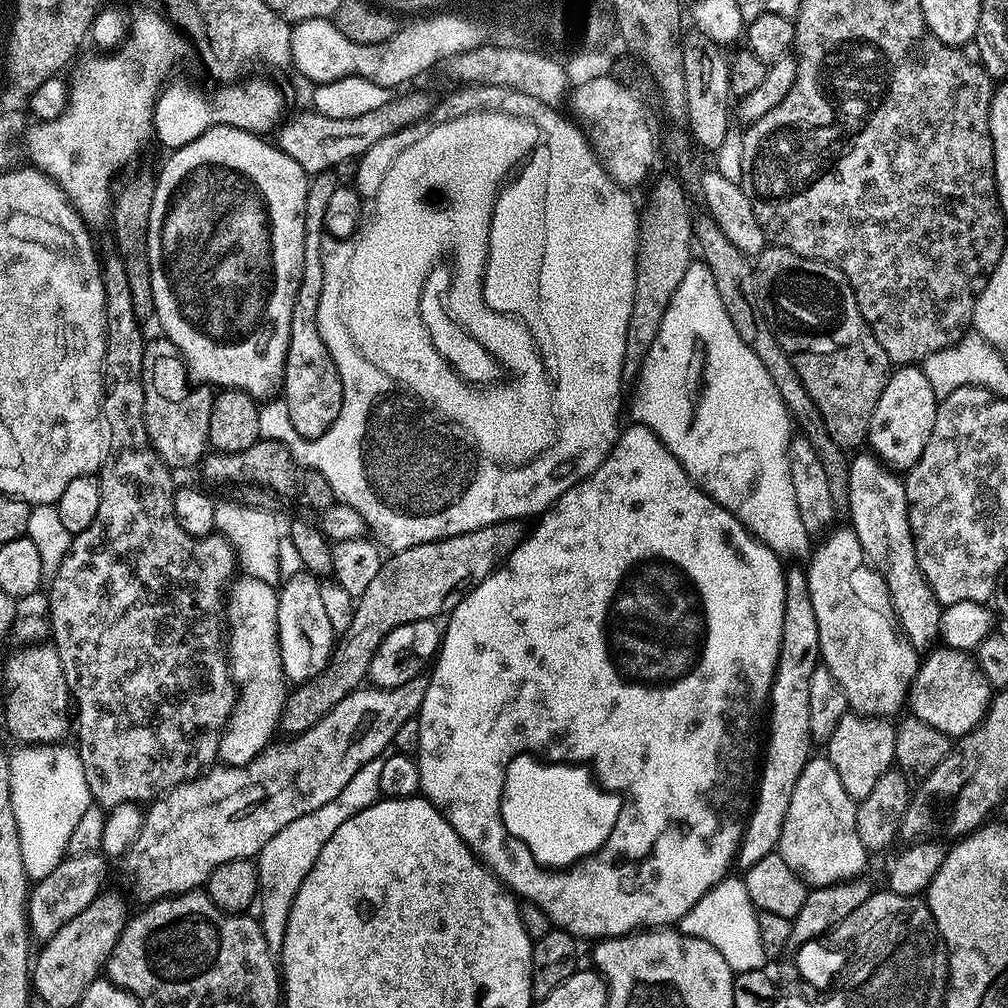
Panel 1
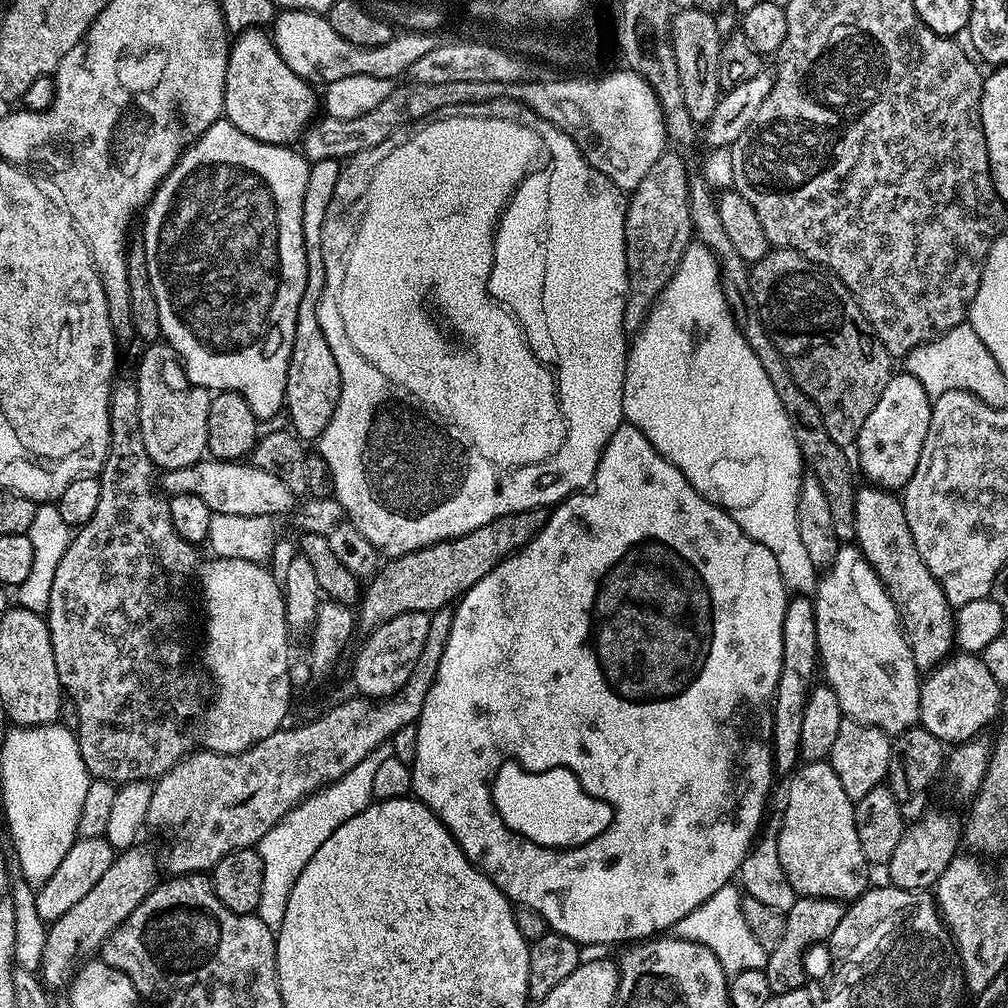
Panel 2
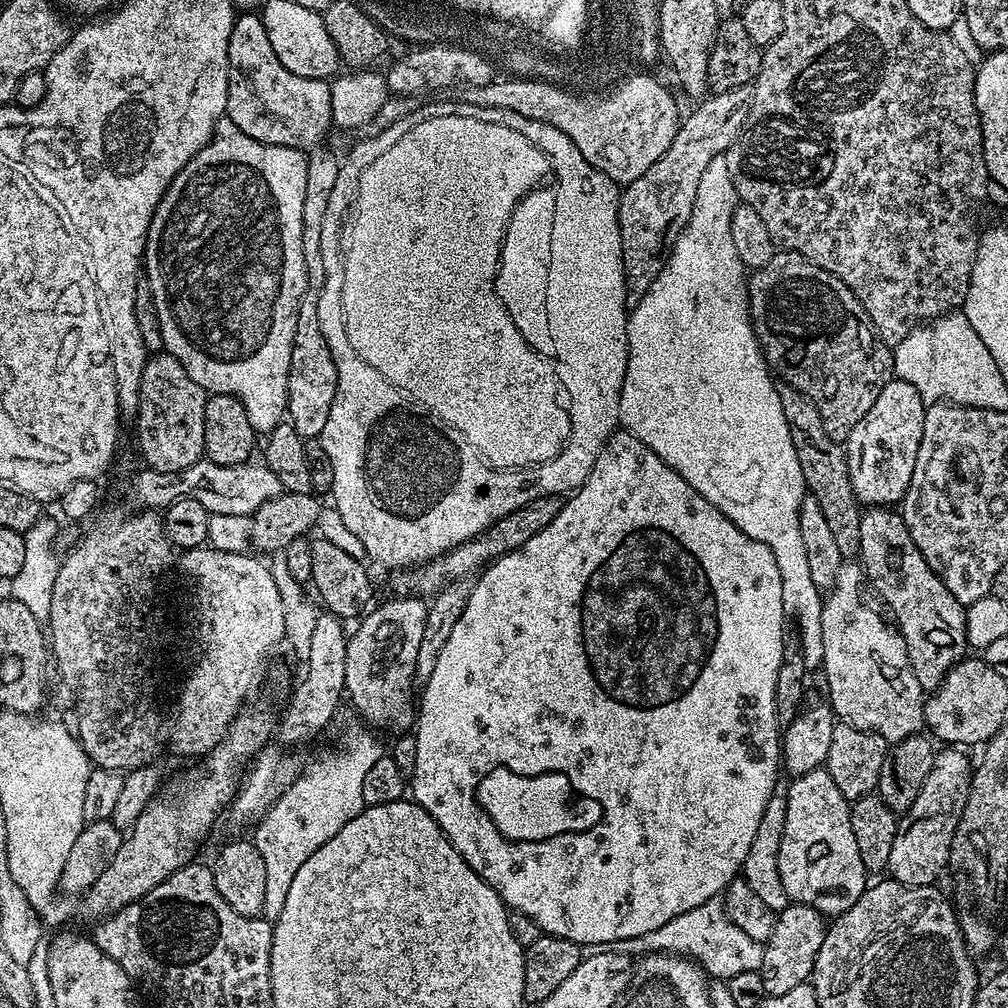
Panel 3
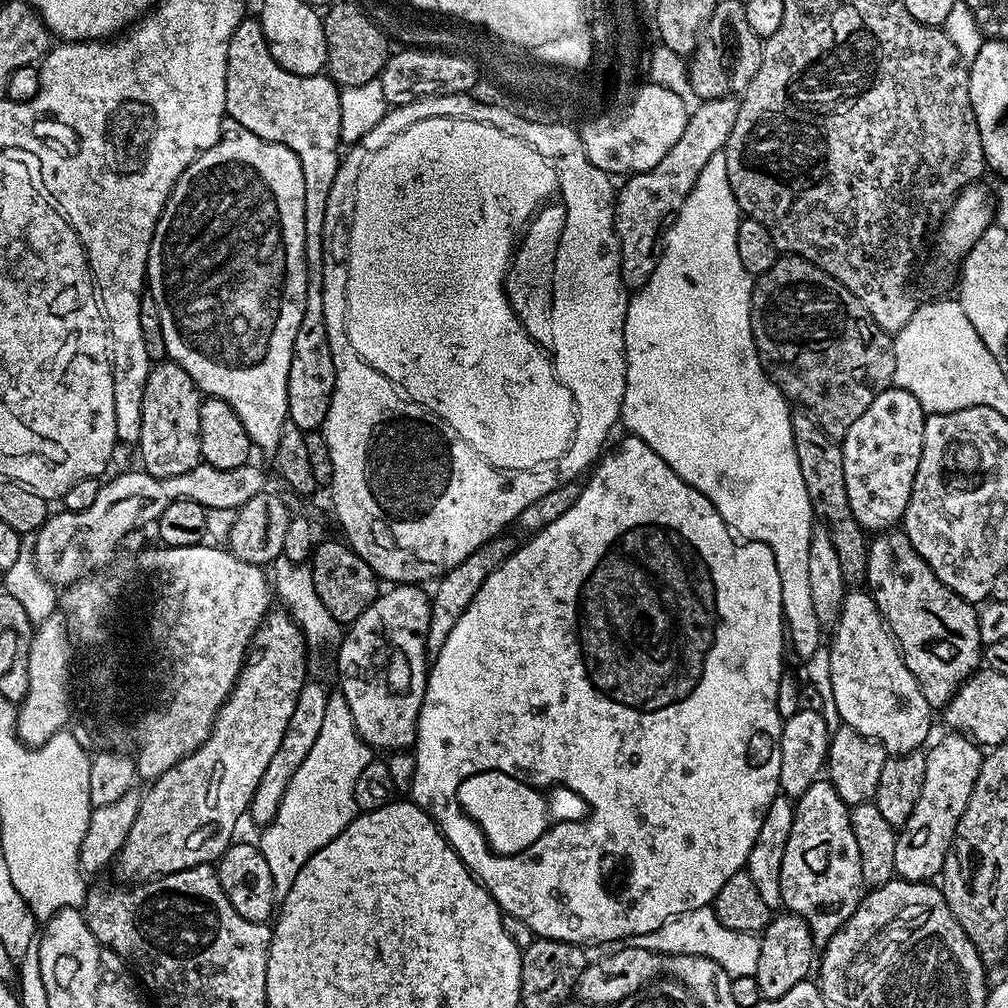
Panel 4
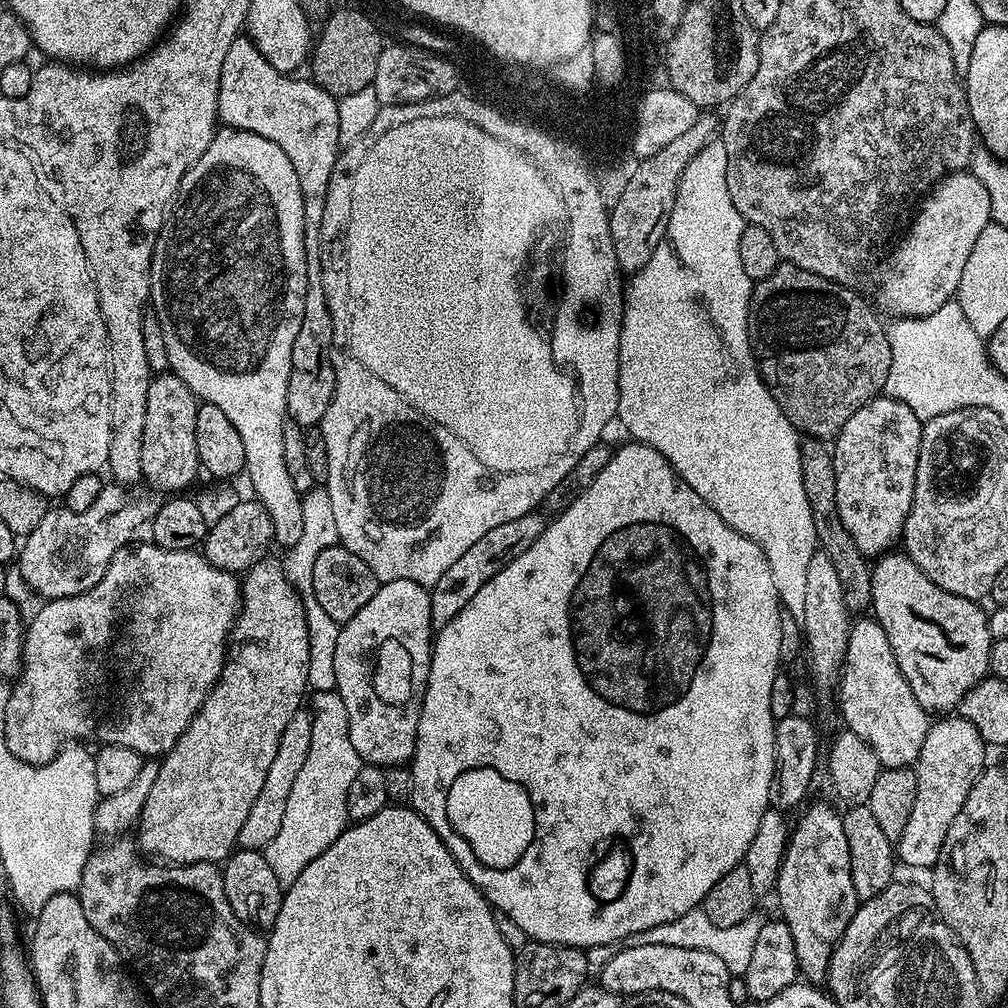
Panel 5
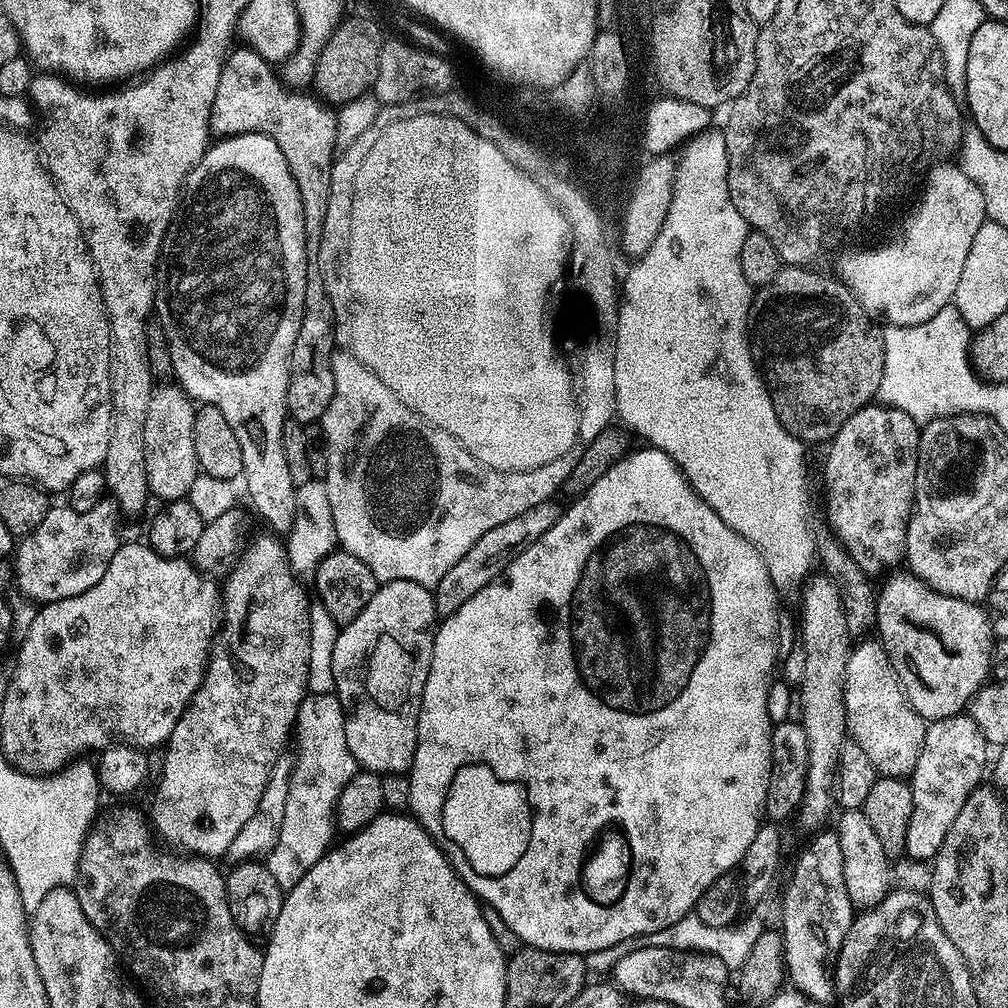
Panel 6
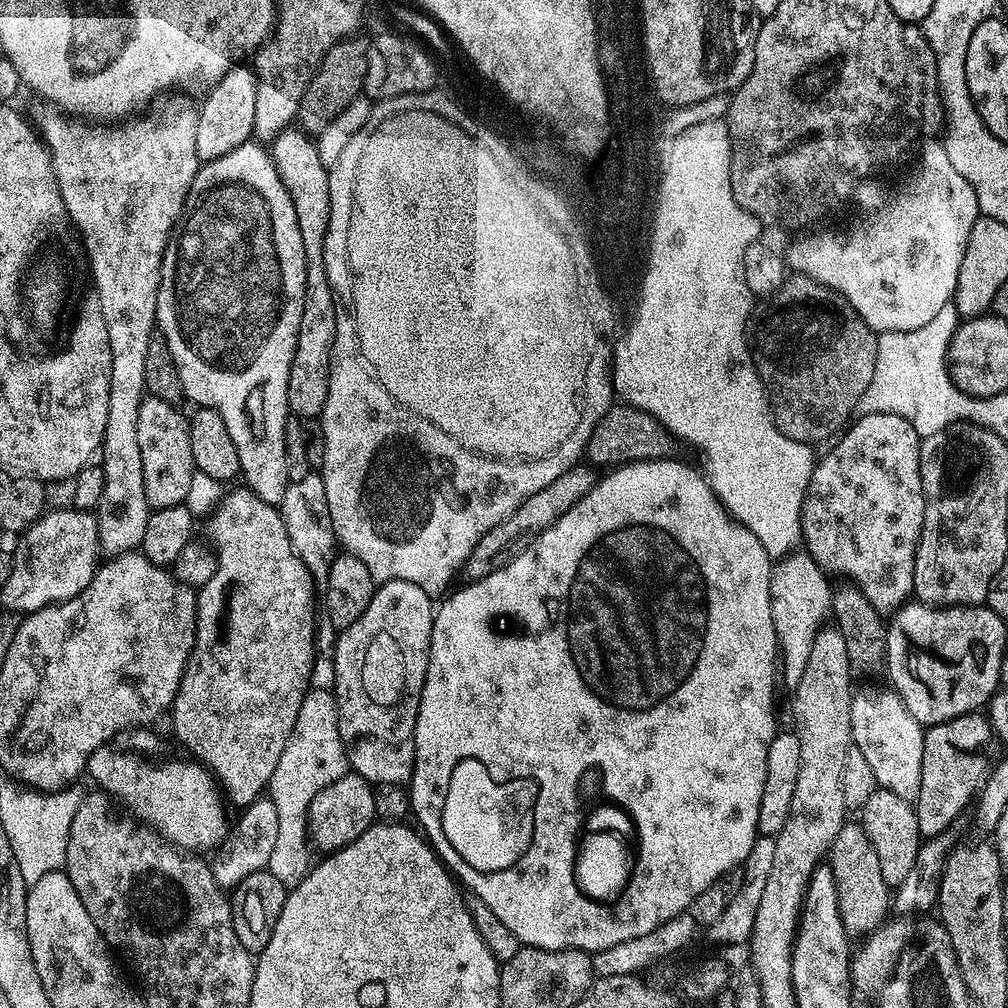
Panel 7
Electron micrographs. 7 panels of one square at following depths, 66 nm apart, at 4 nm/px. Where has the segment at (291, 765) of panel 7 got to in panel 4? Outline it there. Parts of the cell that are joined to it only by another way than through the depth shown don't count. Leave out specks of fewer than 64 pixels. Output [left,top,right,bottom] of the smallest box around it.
[258,690,370,902]

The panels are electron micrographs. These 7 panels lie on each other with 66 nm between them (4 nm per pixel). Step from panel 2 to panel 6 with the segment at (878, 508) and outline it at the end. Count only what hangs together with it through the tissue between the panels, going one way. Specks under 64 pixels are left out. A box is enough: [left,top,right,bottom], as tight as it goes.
[875,574,994,722]

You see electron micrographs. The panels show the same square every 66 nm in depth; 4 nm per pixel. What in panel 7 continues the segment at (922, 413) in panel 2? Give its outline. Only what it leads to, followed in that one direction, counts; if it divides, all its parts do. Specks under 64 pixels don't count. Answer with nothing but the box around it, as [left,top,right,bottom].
[802,414,924,614]

